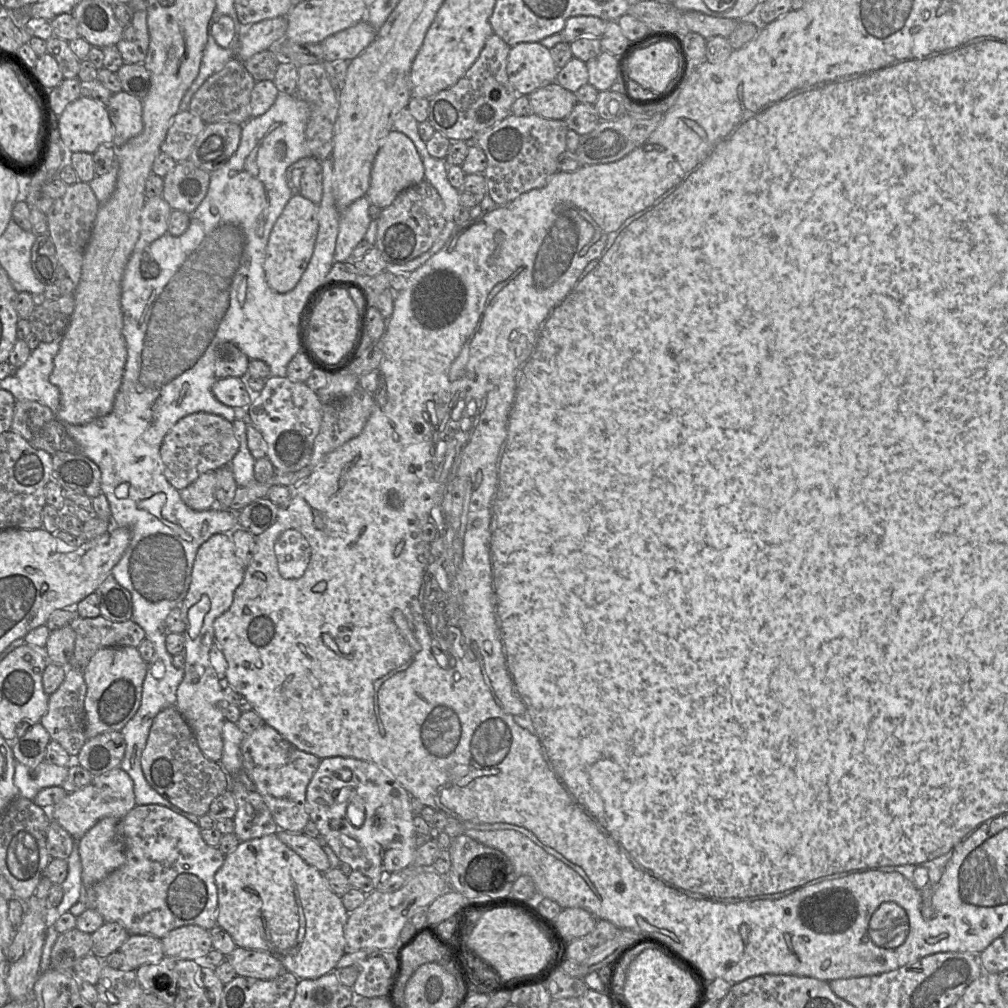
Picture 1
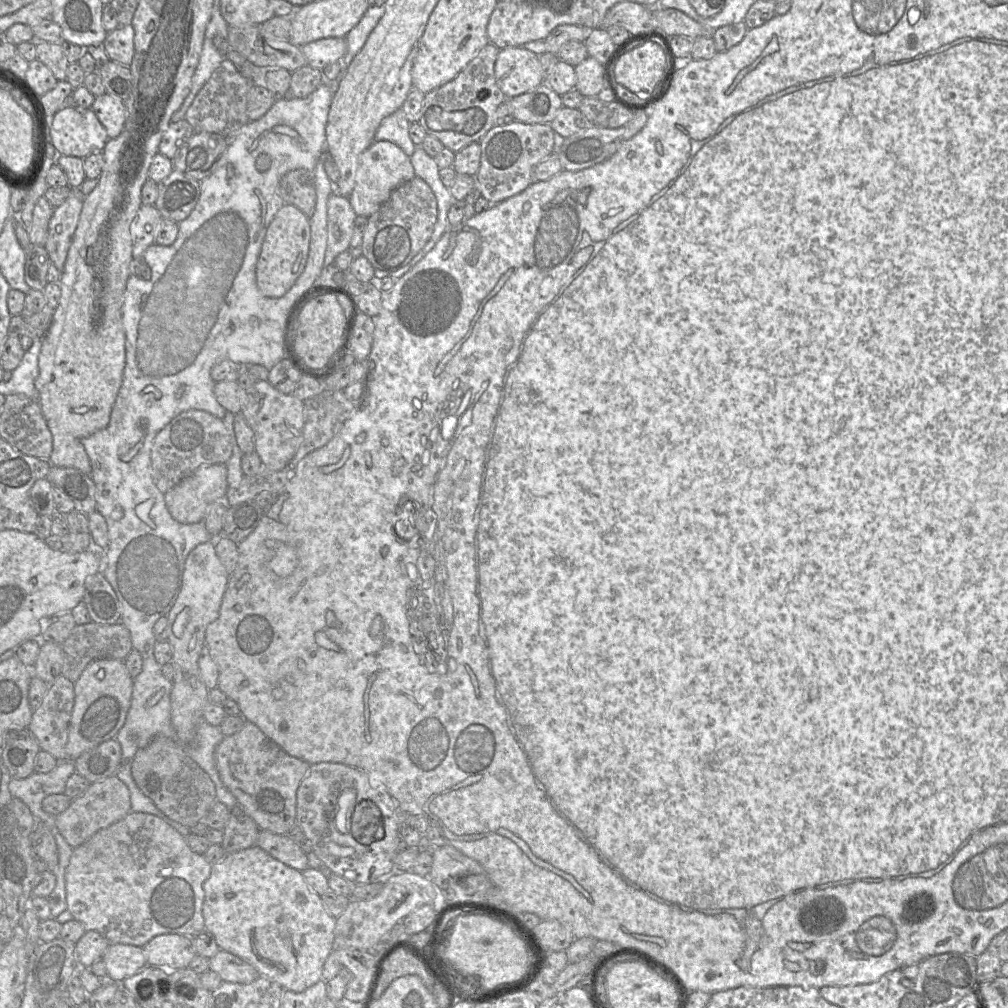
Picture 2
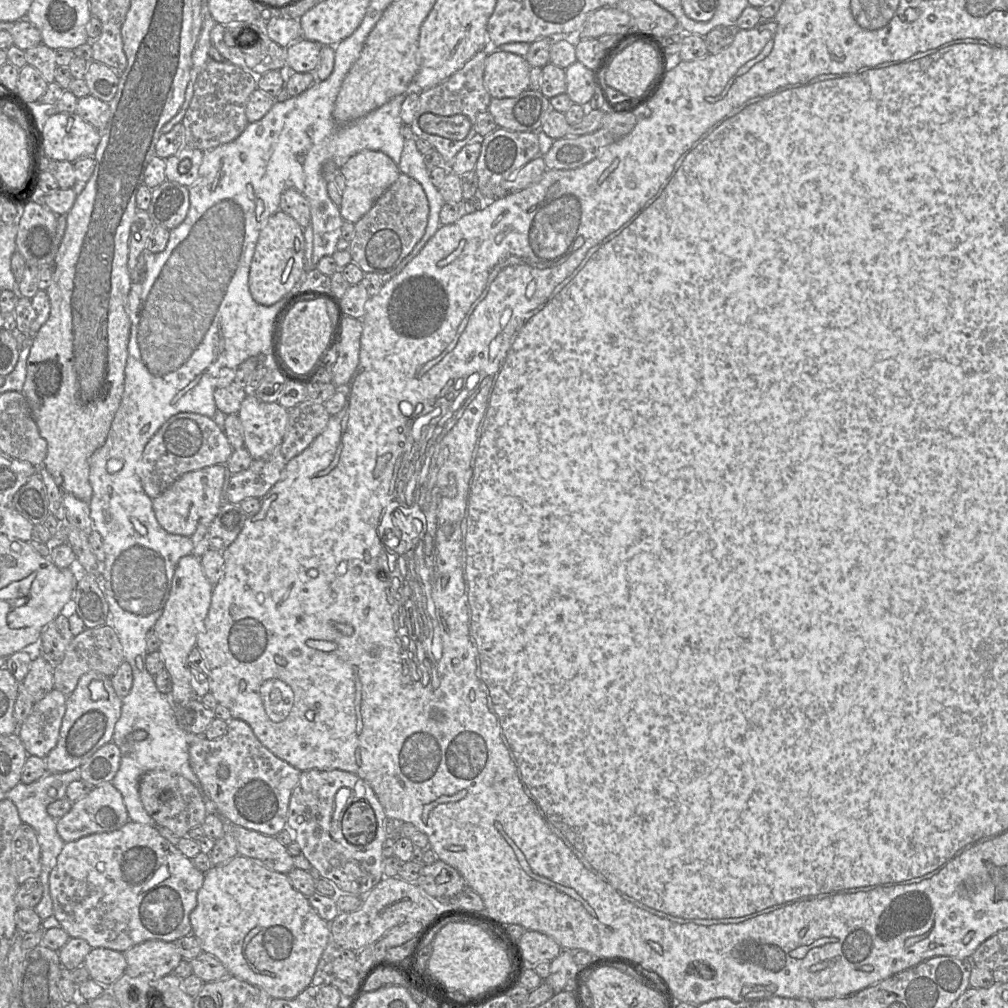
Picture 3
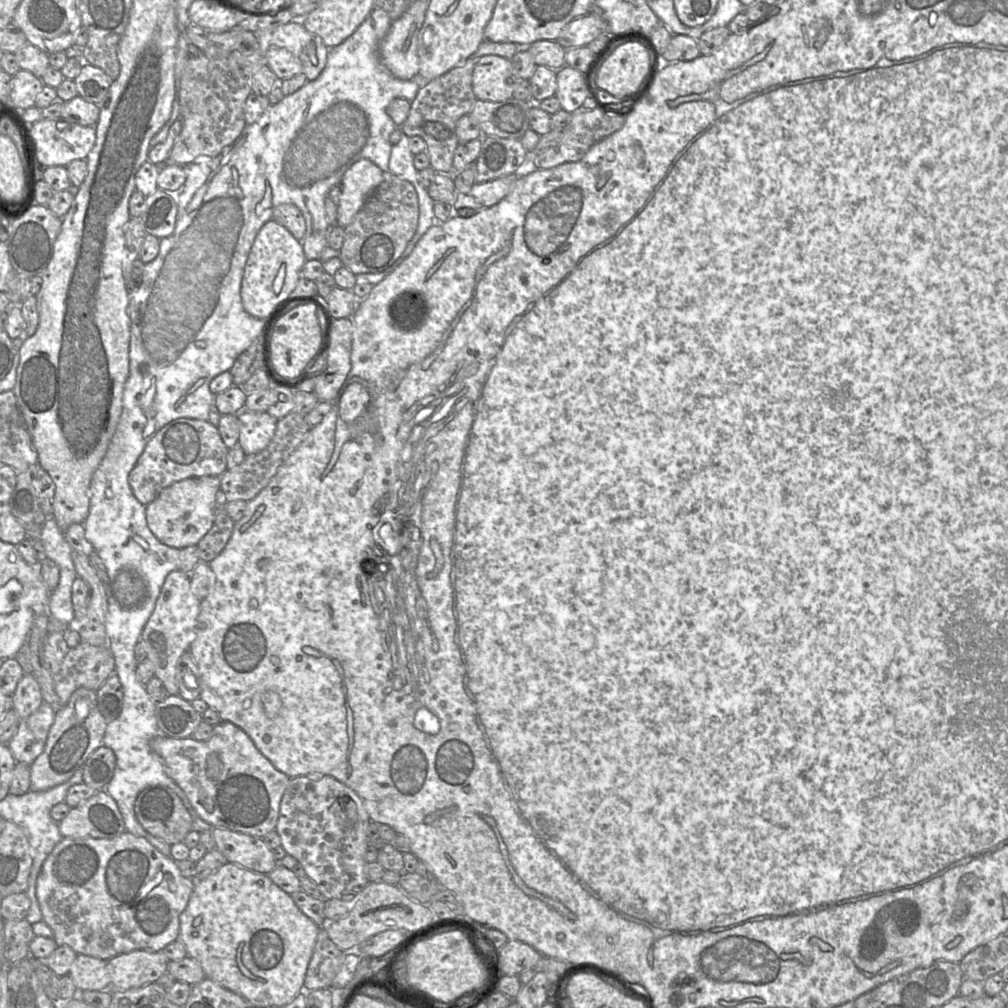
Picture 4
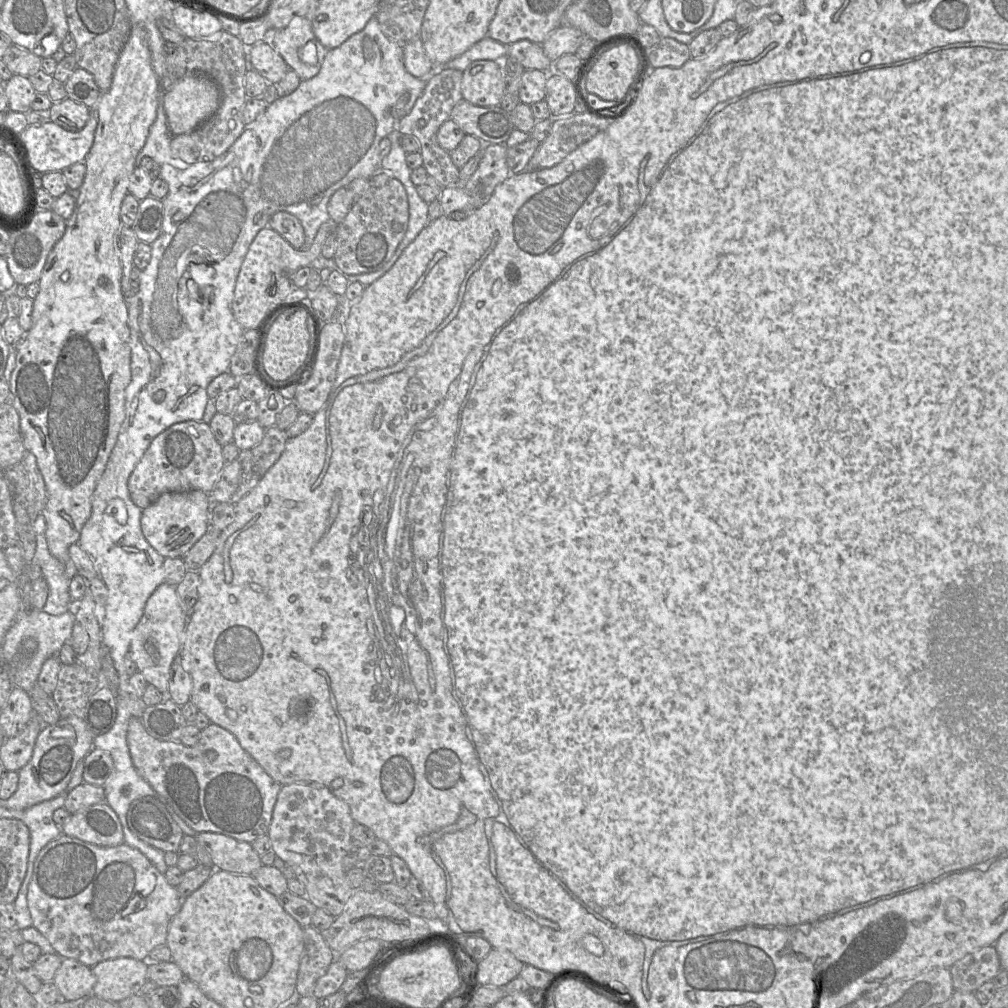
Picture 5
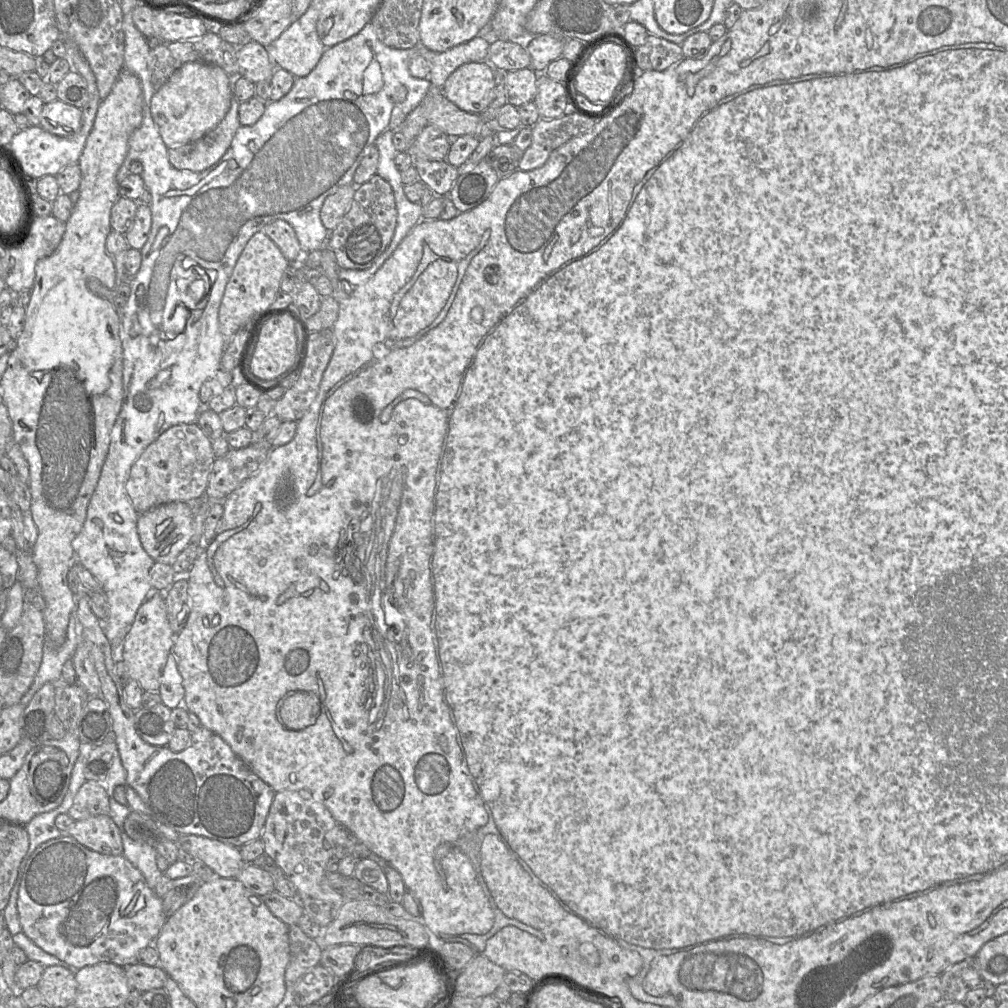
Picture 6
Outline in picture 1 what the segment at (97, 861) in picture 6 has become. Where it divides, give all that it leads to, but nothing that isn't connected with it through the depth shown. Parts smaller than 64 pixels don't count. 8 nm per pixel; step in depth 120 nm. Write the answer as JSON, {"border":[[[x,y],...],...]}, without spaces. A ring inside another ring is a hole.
{"border":[[[136,805],[124,817],[120,819],[120,830],[125,841],[126,860],[124,864],[111,872],[108,876],[89,888],[83,887],[82,900],[86,903],[88,908],[94,908],[103,917],[105,922],[117,922],[122,925],[129,935],[150,935],[162,939],[170,931],[187,925],[197,925],[206,930],[217,926],[217,912],[218,912],[218,892],[215,884],[215,874],[222,866],[225,860],[225,855],[218,849],[207,845],[201,837],[201,828],[198,824],[190,821],[185,816],[178,814],[171,809],[159,805]]]}

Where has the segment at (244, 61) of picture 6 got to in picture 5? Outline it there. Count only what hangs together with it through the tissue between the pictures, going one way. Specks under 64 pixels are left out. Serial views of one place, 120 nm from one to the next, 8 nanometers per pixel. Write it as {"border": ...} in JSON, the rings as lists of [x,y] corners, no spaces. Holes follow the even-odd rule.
{"border":[[[269,38],[247,48],[249,67],[262,75],[268,83],[280,82],[289,71],[289,66],[274,49]]]}

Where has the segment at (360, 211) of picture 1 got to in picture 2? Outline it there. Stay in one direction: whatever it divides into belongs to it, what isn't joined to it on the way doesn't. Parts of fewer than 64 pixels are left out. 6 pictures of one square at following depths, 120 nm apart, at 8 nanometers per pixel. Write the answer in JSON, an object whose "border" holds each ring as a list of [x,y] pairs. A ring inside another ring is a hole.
{"border":[[[332,193],[327,204],[327,246],[324,266],[334,265],[336,257],[349,249],[355,218],[356,214],[348,197]]]}

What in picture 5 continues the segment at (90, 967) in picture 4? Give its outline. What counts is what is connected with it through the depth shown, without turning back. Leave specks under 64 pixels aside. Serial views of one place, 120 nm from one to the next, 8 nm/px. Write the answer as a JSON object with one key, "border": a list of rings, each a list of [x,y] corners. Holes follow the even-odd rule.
{"border":[[[65,958],[56,971],[53,982],[62,1000],[82,1002],[92,995],[96,977],[90,967],[75,959]]]}

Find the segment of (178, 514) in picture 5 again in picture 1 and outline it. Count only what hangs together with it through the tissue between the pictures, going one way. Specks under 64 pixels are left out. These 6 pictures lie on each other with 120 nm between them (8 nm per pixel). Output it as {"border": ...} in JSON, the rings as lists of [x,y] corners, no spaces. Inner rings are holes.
{"border":[[[216,471],[200,475],[186,488],[179,490],[182,501],[195,511],[208,510],[215,506]]]}

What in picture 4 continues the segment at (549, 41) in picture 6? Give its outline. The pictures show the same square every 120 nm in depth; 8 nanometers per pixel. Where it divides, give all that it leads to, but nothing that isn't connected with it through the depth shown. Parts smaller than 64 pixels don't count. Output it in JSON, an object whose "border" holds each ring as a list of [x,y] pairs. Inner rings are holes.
{"border":[[[588,13],[568,23],[556,41],[565,49],[578,48],[604,33],[609,33],[607,23],[599,15]]]}

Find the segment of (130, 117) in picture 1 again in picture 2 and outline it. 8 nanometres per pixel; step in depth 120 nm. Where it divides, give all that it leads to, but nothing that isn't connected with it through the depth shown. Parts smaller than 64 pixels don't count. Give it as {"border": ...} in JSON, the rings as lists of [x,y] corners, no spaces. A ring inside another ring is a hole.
{"border":[[[106,93],[95,98],[91,109],[106,129],[109,138],[120,135],[126,121],[126,107],[121,99]]]}

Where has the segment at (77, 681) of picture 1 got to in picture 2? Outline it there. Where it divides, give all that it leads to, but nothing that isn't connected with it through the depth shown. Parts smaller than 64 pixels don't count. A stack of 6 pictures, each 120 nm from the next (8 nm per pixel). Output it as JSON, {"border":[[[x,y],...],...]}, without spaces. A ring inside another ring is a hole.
{"border":[[[60,675],[49,686],[41,704],[33,710],[28,729],[37,739],[40,750],[53,755],[57,760],[69,760],[66,753],[69,726],[74,706],[74,683]]]}

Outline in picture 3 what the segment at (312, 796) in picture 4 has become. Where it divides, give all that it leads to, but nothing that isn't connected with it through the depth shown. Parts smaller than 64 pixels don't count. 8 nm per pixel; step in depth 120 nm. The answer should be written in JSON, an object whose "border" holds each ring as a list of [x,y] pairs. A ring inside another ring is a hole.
{"border":[[[341,769],[301,771],[293,789],[287,828],[295,835],[302,854],[323,878],[332,881],[340,893],[367,895],[383,878],[383,846],[387,838],[387,815],[372,786],[357,774]]]}

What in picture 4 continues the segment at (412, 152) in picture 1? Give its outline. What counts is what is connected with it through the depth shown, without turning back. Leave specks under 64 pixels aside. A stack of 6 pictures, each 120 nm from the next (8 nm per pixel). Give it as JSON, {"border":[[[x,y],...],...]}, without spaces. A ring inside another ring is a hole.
{"border":[[[368,159],[355,162],[343,175],[337,224],[345,228],[383,181],[384,172]]]}

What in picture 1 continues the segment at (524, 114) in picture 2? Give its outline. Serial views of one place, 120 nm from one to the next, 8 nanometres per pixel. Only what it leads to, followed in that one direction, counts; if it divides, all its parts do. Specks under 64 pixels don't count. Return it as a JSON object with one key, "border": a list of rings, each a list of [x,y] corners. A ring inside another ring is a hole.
{"border":[[[556,81],[528,94],[532,113],[548,119],[564,120],[577,104],[574,92]]]}

